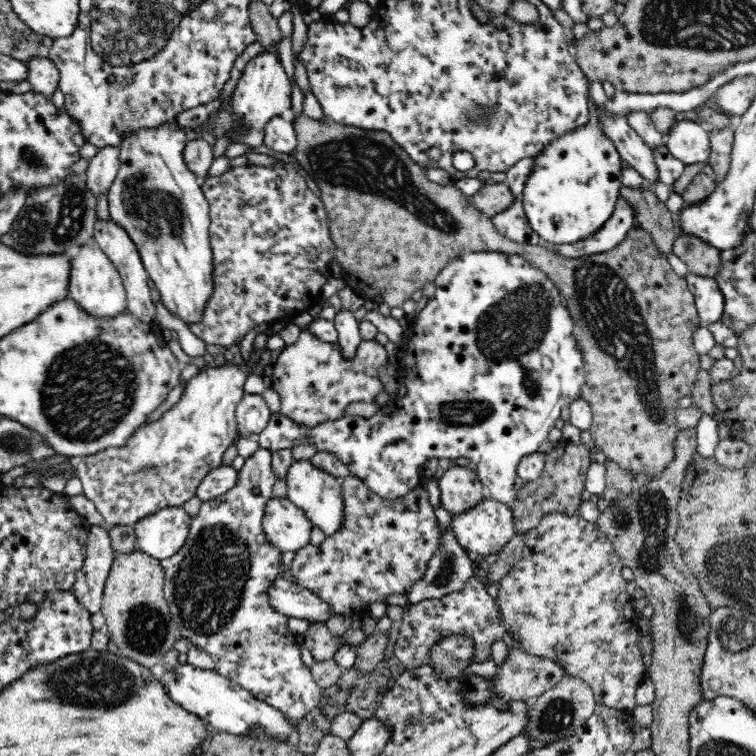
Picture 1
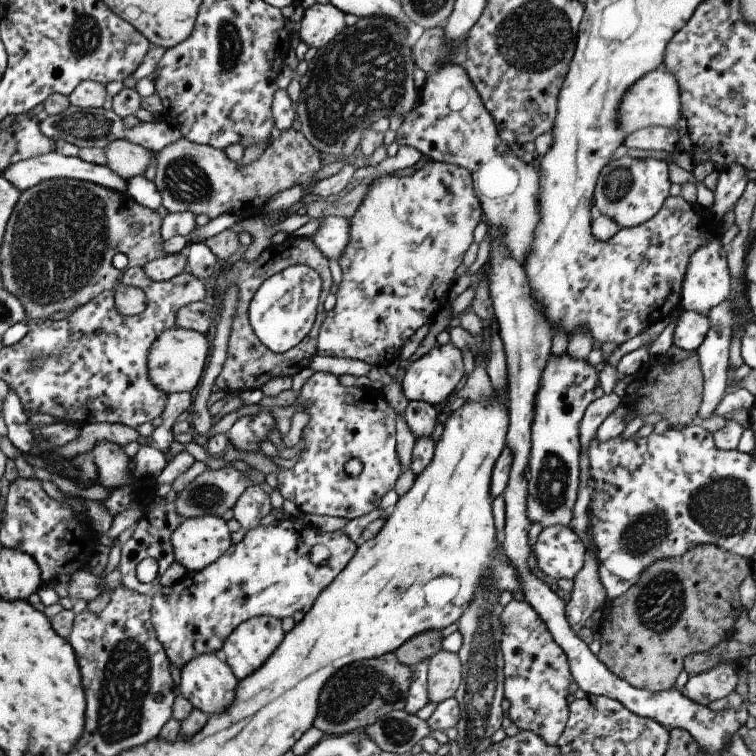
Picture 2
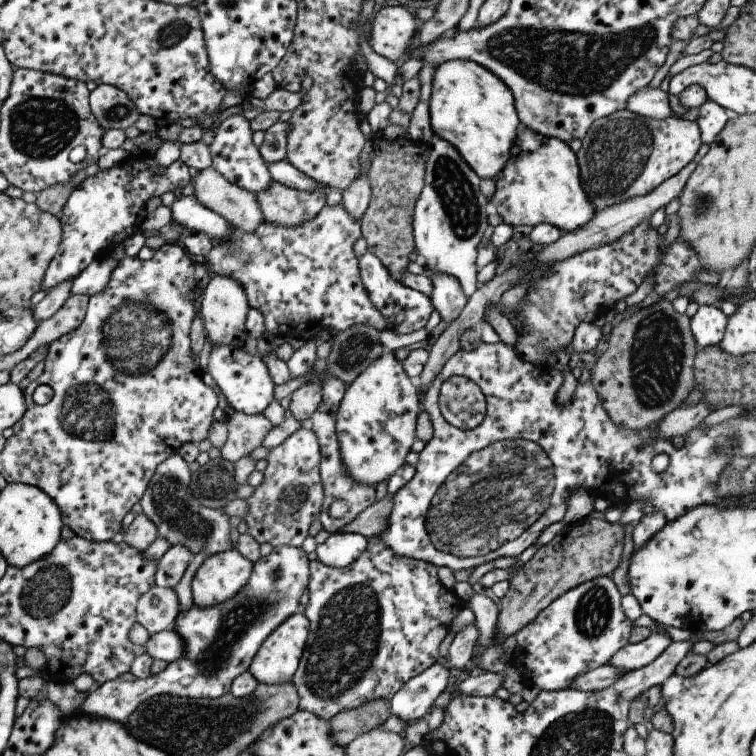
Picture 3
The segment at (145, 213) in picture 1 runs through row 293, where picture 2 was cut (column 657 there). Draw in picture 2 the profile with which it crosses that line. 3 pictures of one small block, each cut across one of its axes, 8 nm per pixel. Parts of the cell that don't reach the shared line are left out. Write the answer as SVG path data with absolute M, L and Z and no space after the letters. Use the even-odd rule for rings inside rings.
M623 155L612 160L600 171L596 182L594 205L602 216L614 220L620 228L632 228L650 220L670 194L670 166L663 159L632 158Z

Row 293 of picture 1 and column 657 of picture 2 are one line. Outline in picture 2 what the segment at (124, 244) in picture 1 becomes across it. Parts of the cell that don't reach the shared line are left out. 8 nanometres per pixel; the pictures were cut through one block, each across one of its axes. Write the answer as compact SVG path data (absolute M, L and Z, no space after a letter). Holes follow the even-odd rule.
M661 126L642 128L627 135L623 144L638 150L673 152L678 144L678 130Z

